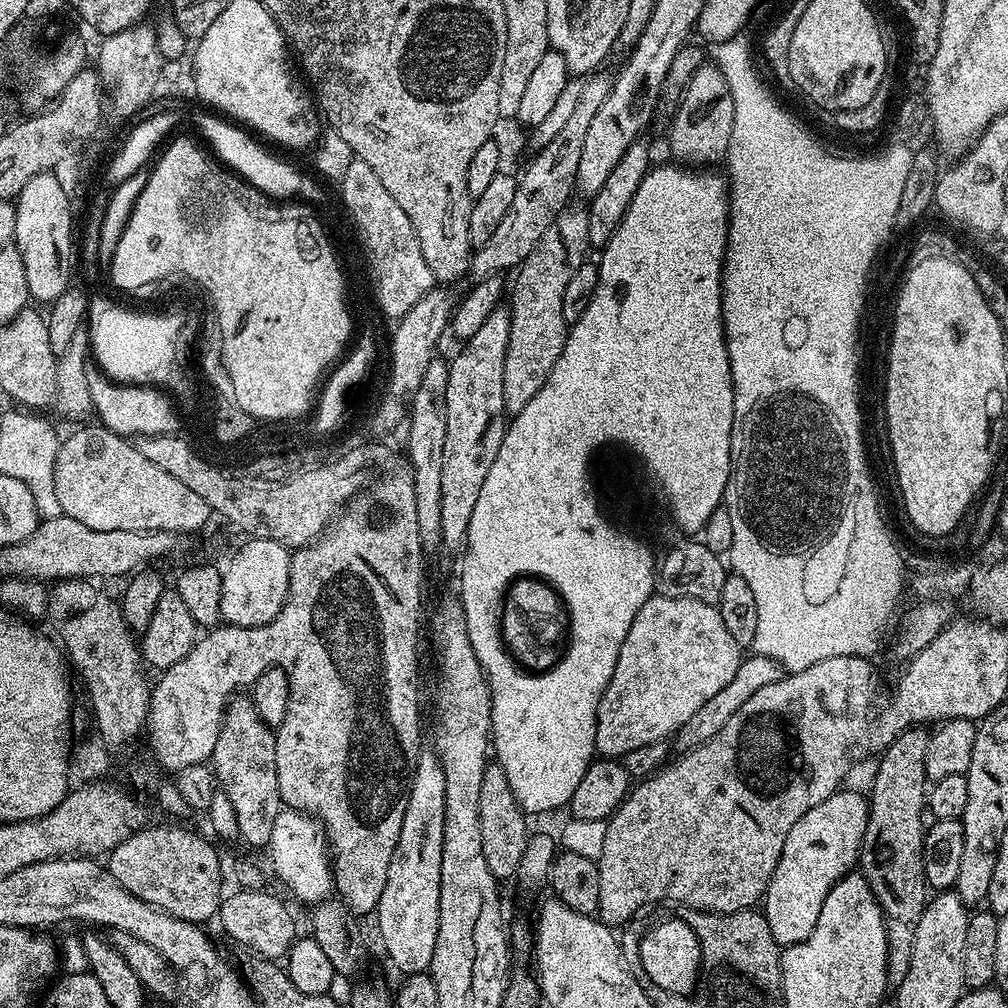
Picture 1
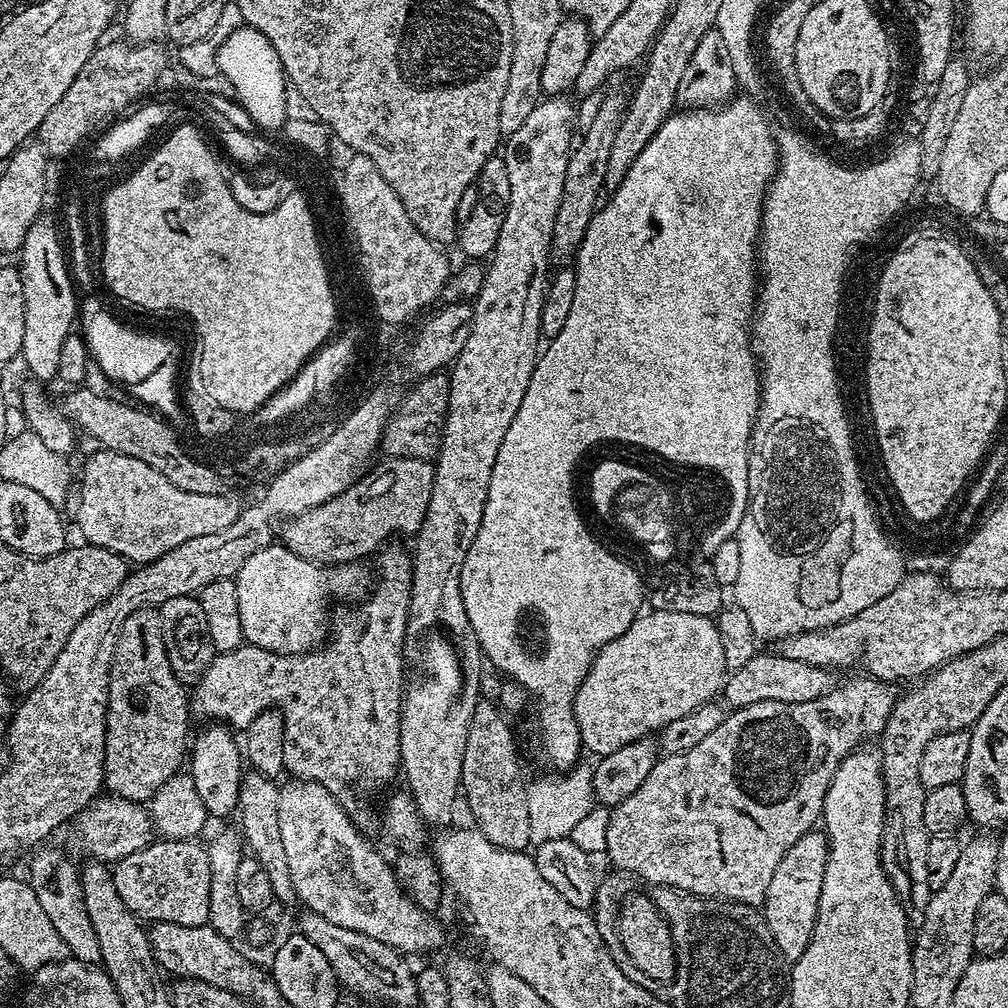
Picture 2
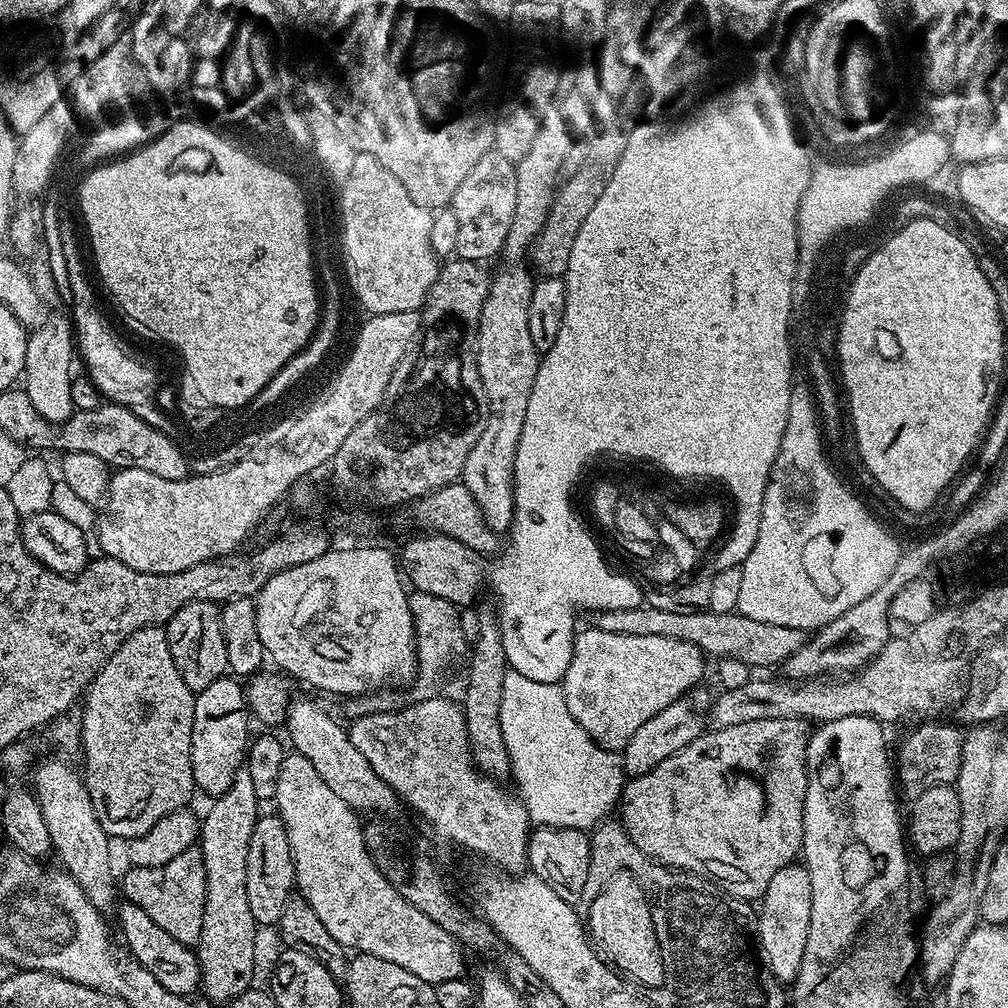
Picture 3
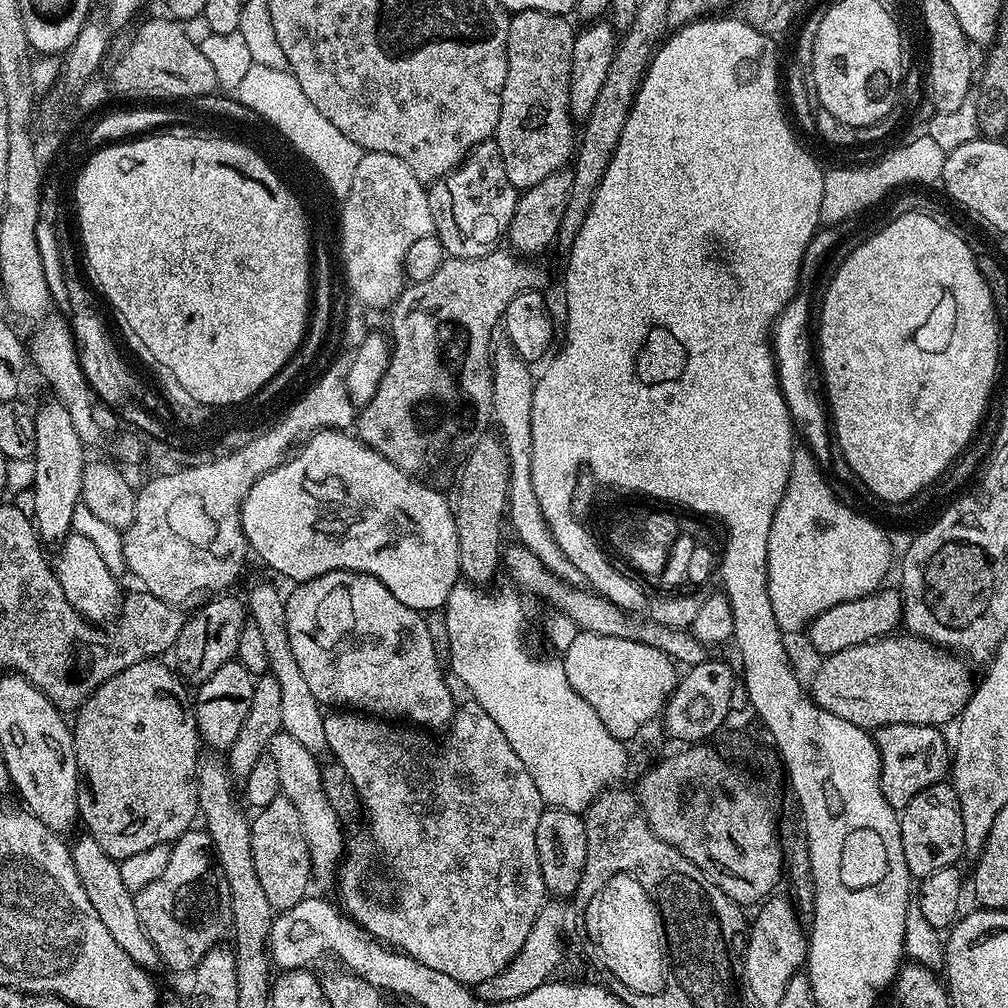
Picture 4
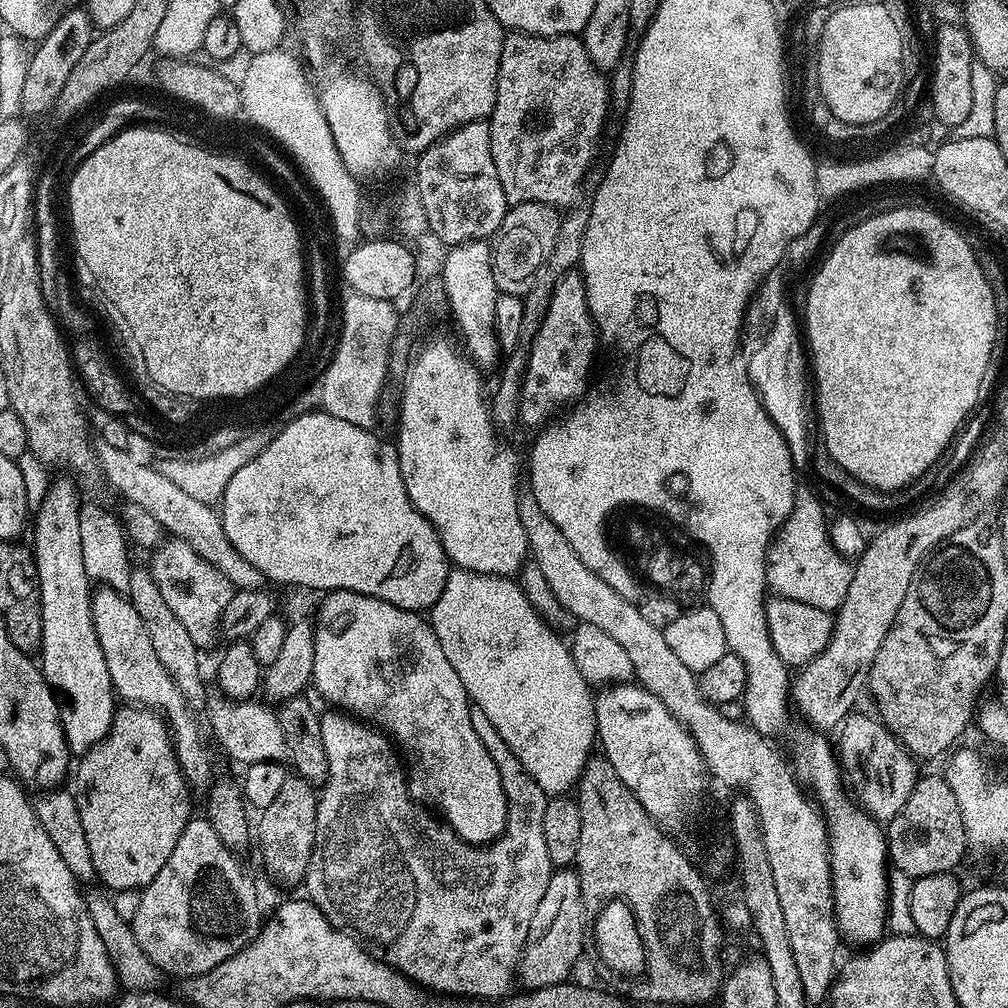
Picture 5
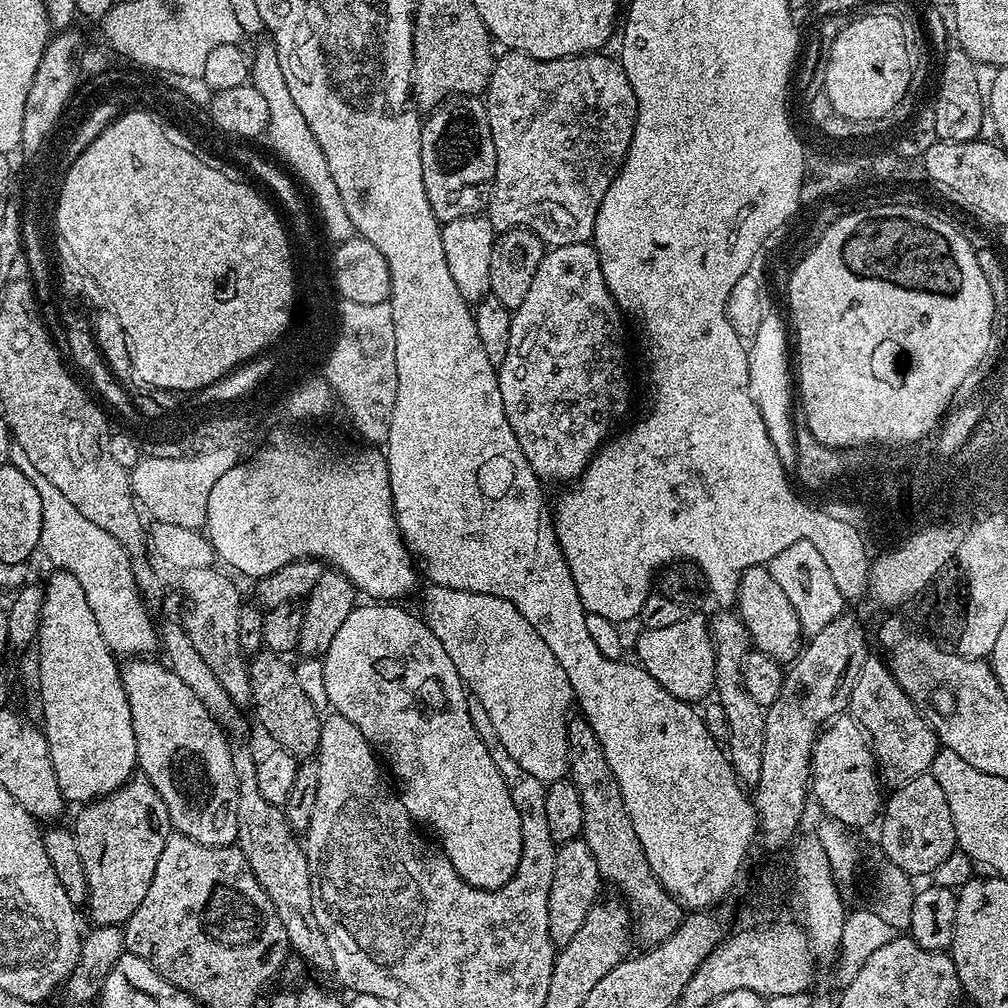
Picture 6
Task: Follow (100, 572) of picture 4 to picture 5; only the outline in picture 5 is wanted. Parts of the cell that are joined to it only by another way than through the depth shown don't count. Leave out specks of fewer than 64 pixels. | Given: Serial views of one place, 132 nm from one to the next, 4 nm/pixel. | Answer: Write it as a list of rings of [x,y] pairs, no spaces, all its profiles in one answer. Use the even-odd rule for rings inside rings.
[[[100,586],[92,592],[92,621],[94,634],[98,634],[98,646],[102,646],[102,658],[106,658],[106,670],[110,670],[112,691],[121,701],[132,706],[151,708],[159,714],[172,734],[172,745],[184,772],[184,779],[193,789],[207,789],[208,748],[204,745],[204,736],[196,725],[197,717],[188,708],[186,698],[178,690],[174,679],[166,672],[162,663],[154,654],[153,643],[138,618],[138,610],[129,602],[127,595],[107,586]]]

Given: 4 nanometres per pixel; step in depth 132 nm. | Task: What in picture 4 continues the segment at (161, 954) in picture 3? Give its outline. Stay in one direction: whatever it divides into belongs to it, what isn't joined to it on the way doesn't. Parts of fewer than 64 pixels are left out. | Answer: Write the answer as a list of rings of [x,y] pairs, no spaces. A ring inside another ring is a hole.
[[[81,834],[76,841],[71,841],[70,847],[74,870],[78,870],[78,882],[82,882],[82,890],[86,890],[86,898],[90,898],[90,906],[94,906],[94,914],[98,914],[99,920],[104,923],[106,930],[114,938],[114,942],[118,942],[118,946],[122,946],[122,950],[126,950],[126,954],[130,954],[130,958],[138,967],[145,970],[159,969],[161,967],[160,955],[154,942],[150,942],[150,938],[138,918],[134,893],[126,890],[126,885],[122,883],[122,870],[117,860],[110,858],[106,854],[106,850],[102,850],[102,846],[98,846],[98,842],[94,842],[94,838],[87,834]]]

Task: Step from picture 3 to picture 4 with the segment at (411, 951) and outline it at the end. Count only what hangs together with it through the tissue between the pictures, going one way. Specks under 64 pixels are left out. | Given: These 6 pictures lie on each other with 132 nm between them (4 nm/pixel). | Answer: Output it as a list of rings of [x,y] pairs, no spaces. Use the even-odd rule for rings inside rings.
[[[280,731],[273,740],[268,743],[267,755],[274,758],[278,766],[278,782],[280,790],[290,802],[294,802],[294,810],[298,810],[298,818],[302,818],[302,830],[306,834],[306,846],[310,850],[310,862],[312,863],[312,875],[317,881],[328,880],[337,875],[340,861],[343,860],[346,851],[344,844],[344,832],[342,822],[330,806],[326,798],[326,790],[322,790],[322,778],[320,777],[321,763],[317,753],[306,750],[302,742],[290,738],[290,734]]]

